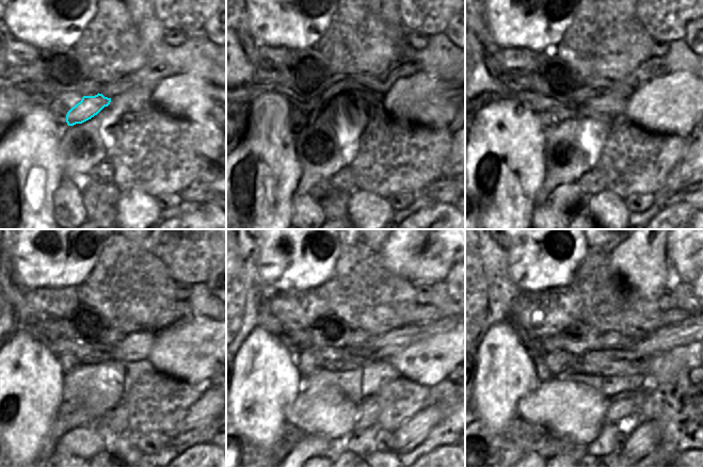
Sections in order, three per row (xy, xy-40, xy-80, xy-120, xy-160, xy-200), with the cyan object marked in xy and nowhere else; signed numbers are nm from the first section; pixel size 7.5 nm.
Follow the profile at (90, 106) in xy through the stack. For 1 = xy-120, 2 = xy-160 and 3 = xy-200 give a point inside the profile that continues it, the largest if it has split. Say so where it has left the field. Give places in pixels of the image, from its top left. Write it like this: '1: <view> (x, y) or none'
1: xy-120 (138, 345)
2: xy-160 (381, 347)
3: xy-200 (672, 336)

